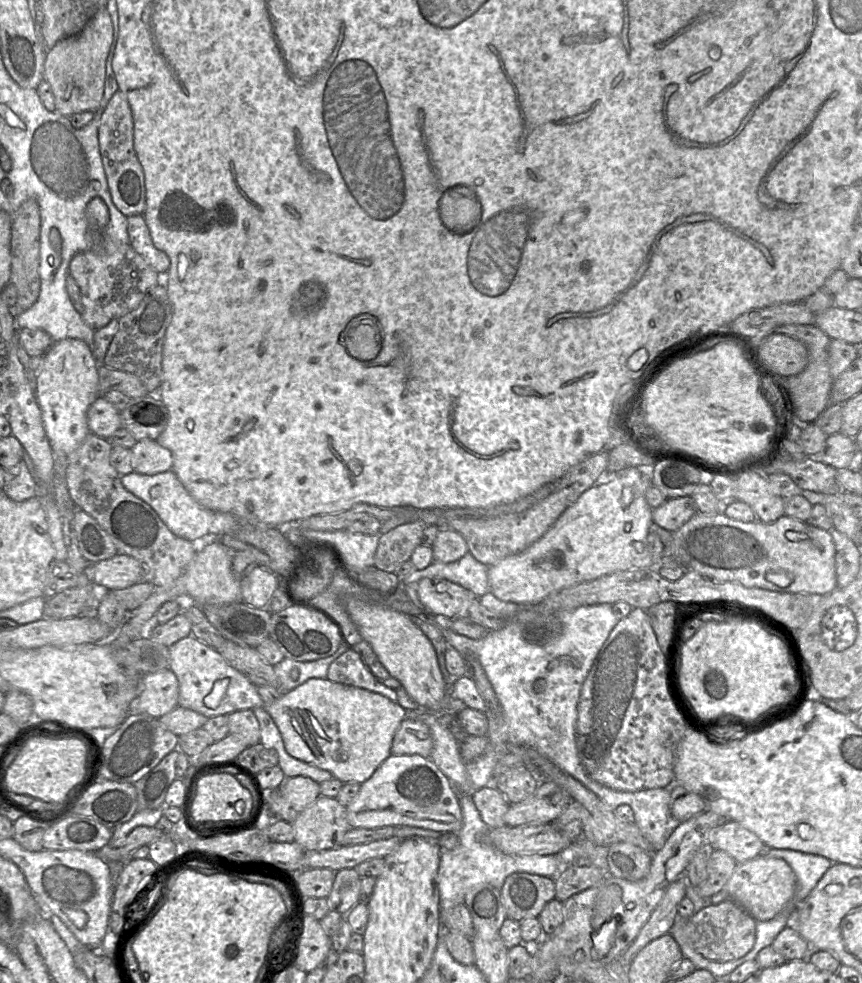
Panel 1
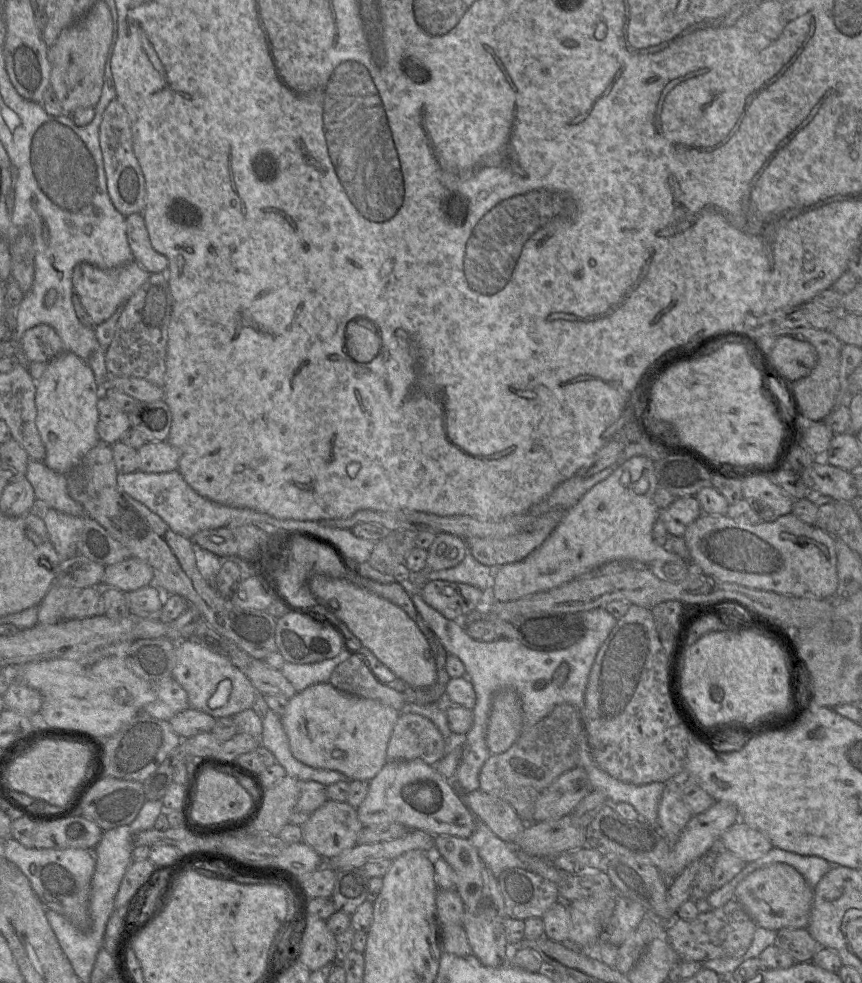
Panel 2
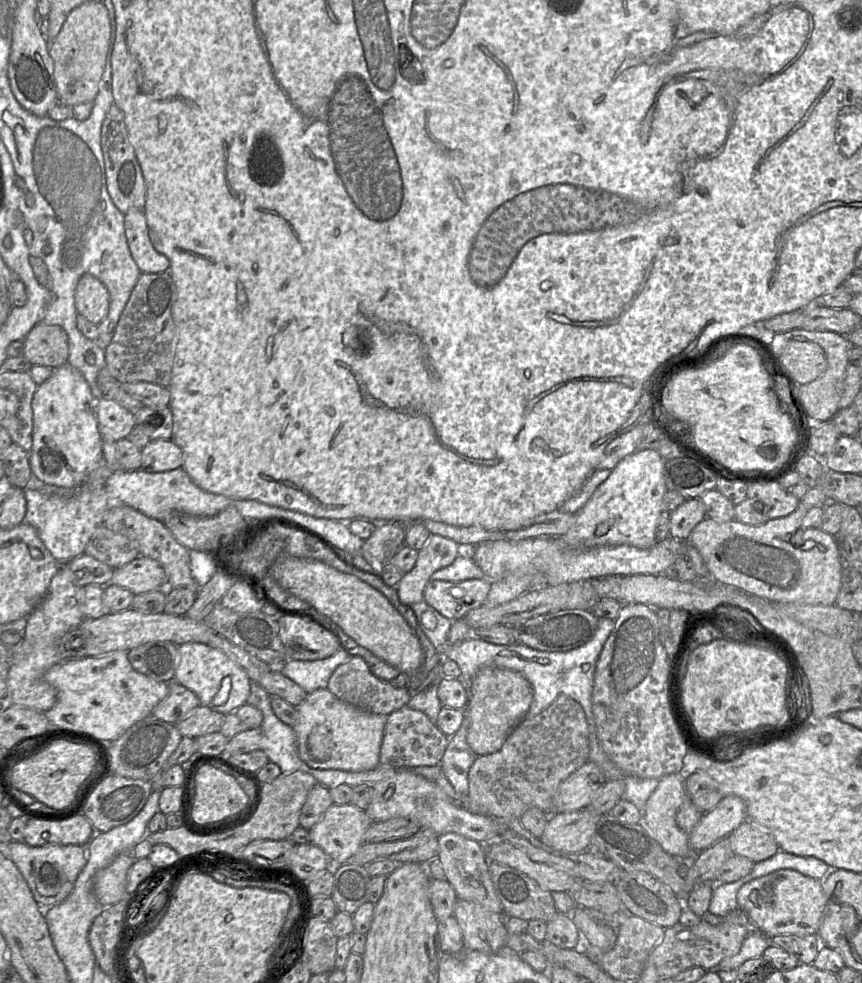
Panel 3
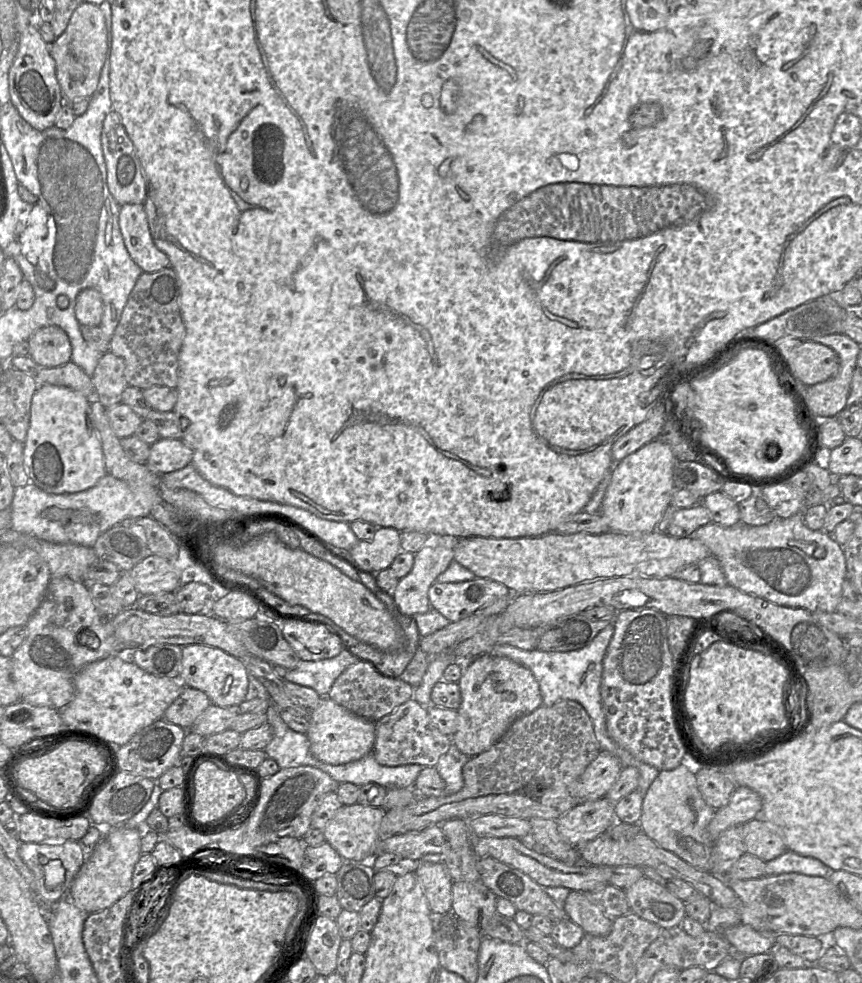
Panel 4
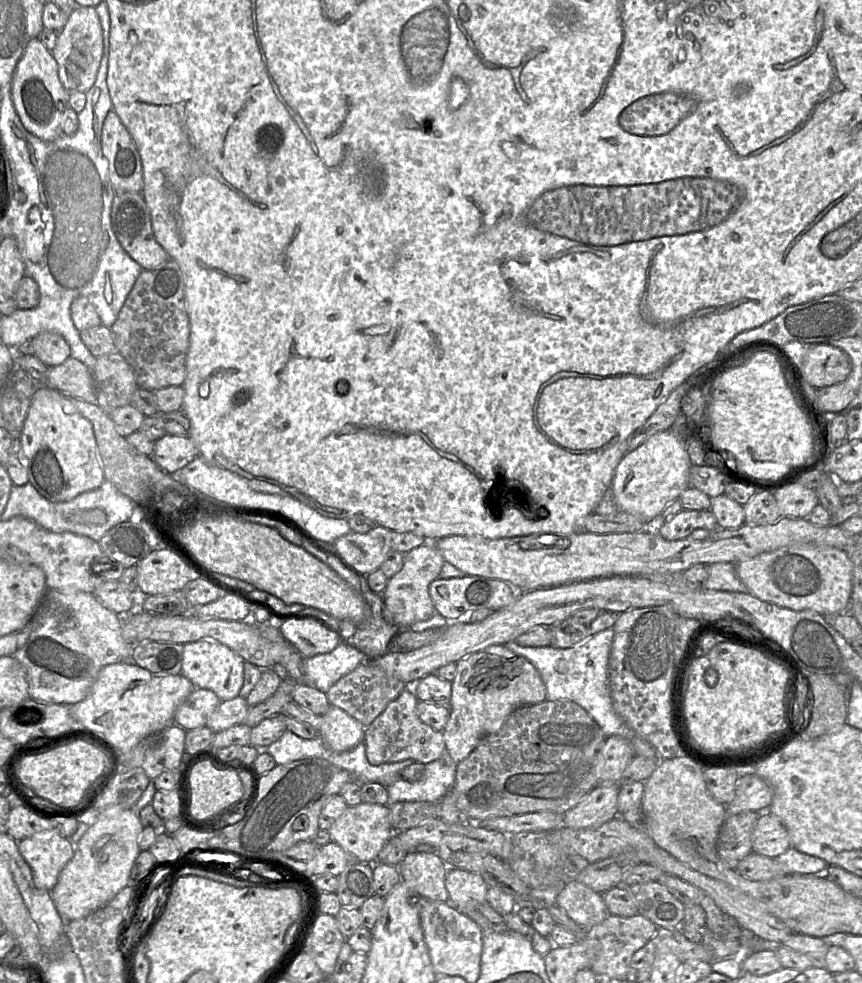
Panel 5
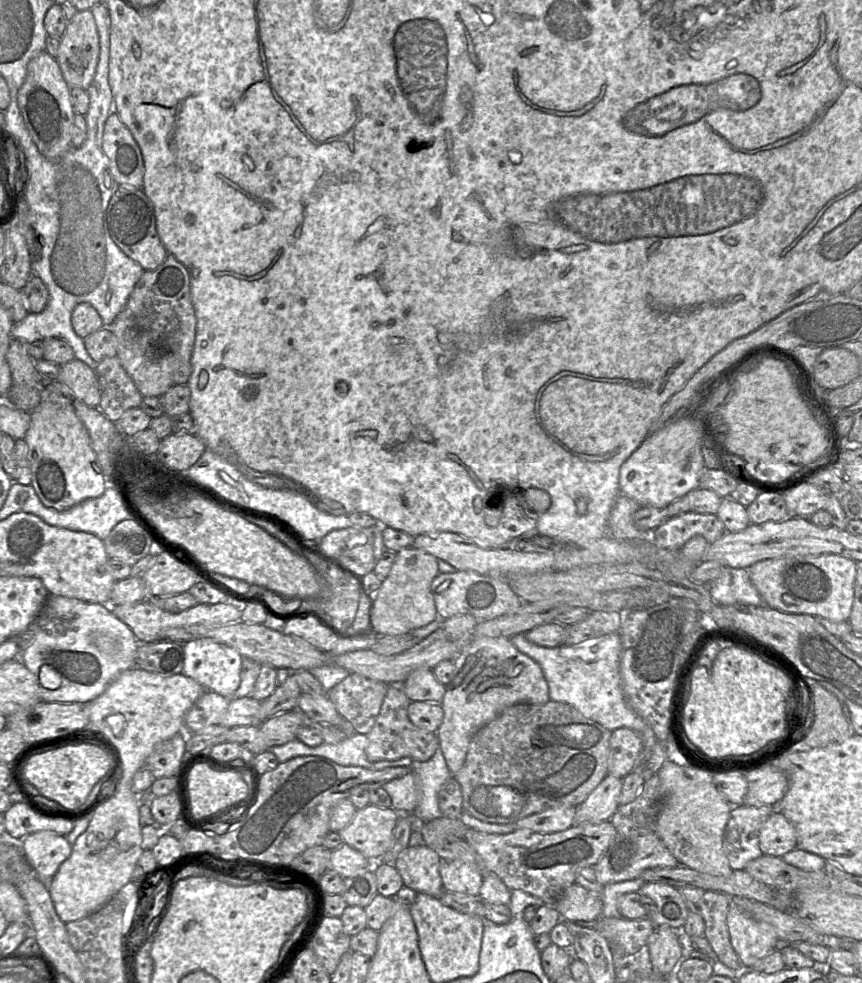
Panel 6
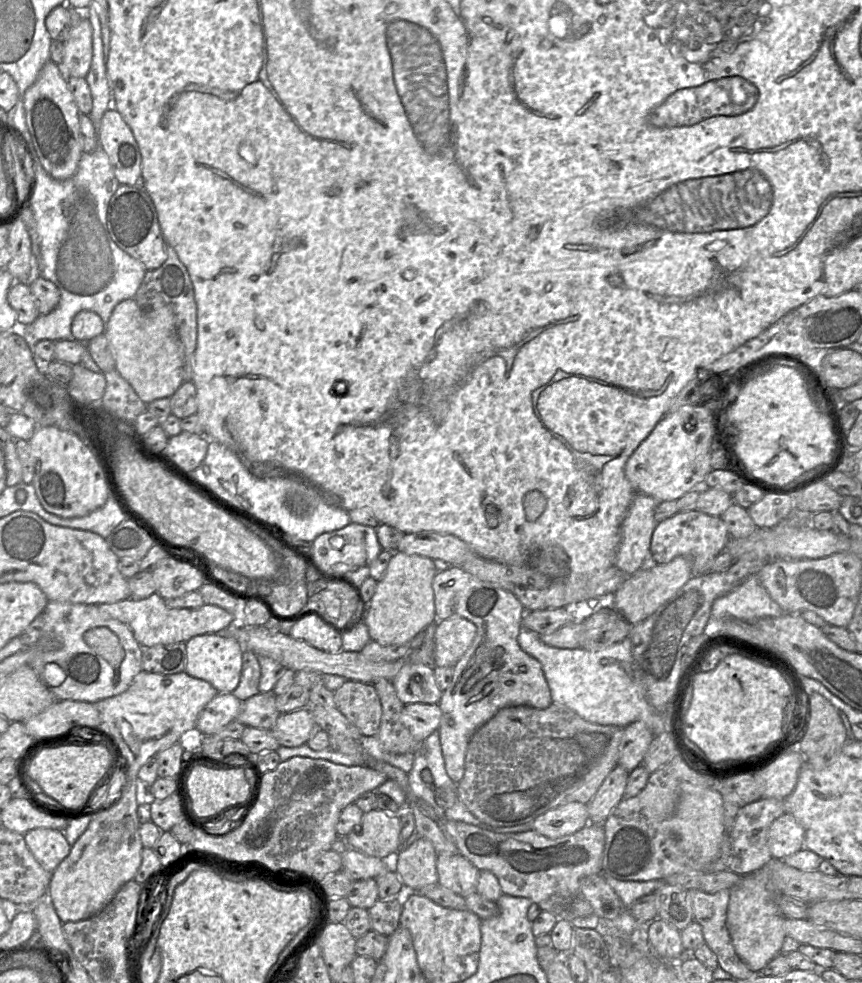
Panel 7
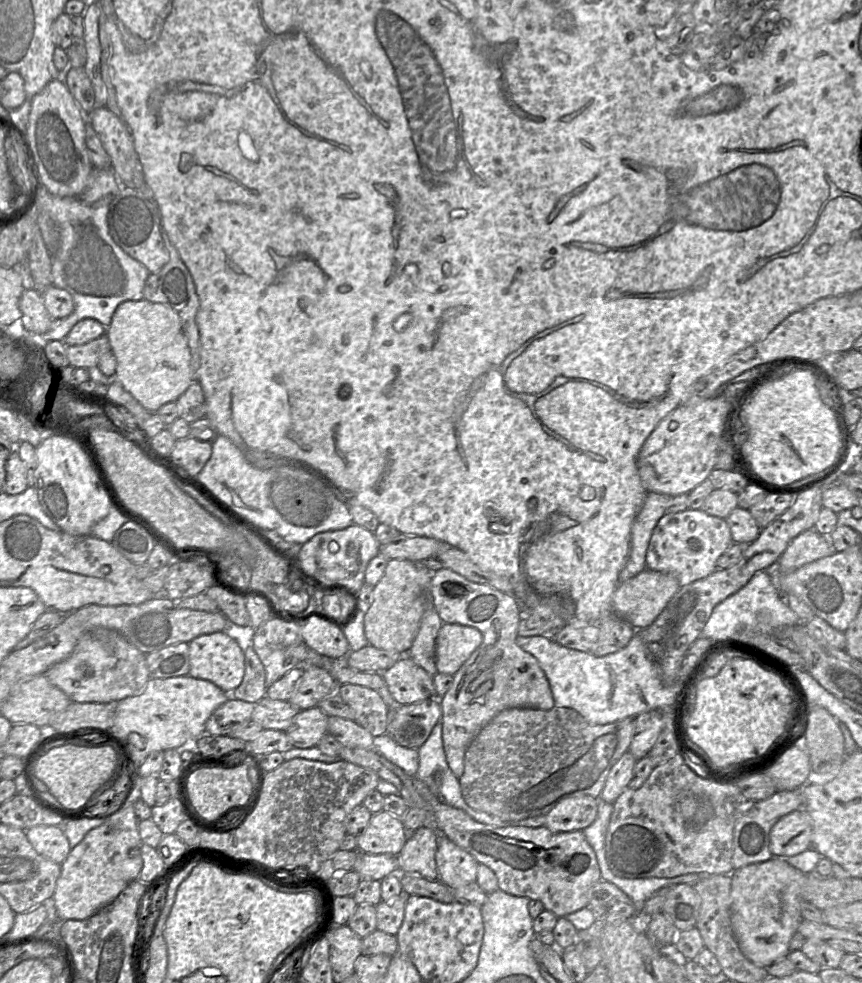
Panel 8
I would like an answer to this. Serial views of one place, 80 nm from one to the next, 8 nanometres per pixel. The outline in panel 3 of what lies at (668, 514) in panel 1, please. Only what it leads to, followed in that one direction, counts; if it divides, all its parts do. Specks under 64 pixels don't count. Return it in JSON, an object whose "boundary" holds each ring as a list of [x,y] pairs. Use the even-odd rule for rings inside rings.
{"boundary":[[[698,498],[687,499],[671,512],[670,537],[679,541],[689,541],[694,527],[706,518],[703,503]]]}

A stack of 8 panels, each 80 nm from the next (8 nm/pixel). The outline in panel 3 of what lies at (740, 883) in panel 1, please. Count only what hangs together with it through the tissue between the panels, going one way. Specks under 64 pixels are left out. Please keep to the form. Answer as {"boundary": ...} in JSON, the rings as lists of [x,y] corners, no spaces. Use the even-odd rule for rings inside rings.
{"boundary":[[[781,869],[781,870],[772,872],[768,875],[755,878],[743,884],[740,887],[740,889],[737,891],[737,903],[738,903],[738,909],[743,911],[749,918],[750,922],[753,924],[753,929],[756,929],[758,932],[762,933],[763,935],[771,939],[772,937],[777,935],[797,935],[797,936],[814,935],[814,934],[817,935],[818,929],[820,927],[820,924],[824,915],[826,905],[828,903],[828,898],[823,889],[823,881],[804,876],[796,870]]]}

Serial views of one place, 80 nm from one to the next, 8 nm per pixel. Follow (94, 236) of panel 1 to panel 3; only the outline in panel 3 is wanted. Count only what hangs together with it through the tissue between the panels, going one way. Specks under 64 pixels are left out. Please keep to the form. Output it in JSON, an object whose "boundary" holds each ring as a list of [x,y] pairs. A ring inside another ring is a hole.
{"boundary":[[[90,274],[80,277],[75,290],[75,307],[78,314],[98,325],[109,310],[109,292],[104,284]]]}

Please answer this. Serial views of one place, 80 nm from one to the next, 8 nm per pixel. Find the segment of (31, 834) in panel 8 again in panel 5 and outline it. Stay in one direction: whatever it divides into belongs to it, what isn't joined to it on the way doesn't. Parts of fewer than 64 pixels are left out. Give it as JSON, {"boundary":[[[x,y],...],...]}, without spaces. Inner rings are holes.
{"boundary":[[[37,833],[18,843],[21,855],[33,871],[36,886],[51,891],[58,881],[60,872],[75,854],[75,845],[71,839],[57,833]]]}

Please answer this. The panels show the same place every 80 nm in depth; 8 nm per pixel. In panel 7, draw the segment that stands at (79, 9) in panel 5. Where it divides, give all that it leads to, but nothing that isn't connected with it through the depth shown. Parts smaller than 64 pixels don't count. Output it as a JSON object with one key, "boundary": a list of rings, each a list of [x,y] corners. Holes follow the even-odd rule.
{"boundary":[[[86,16],[77,26],[70,28],[63,47],[63,59],[58,65],[65,74],[65,79],[85,78],[89,72],[93,54],[92,27]]]}

